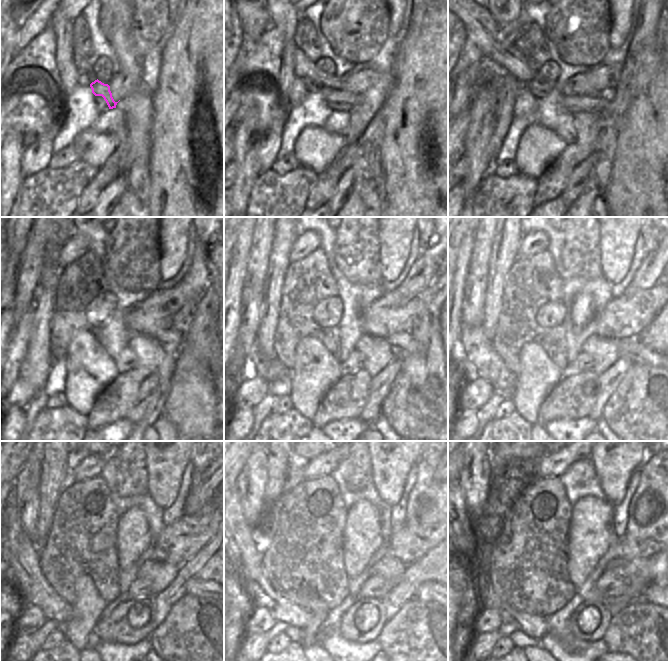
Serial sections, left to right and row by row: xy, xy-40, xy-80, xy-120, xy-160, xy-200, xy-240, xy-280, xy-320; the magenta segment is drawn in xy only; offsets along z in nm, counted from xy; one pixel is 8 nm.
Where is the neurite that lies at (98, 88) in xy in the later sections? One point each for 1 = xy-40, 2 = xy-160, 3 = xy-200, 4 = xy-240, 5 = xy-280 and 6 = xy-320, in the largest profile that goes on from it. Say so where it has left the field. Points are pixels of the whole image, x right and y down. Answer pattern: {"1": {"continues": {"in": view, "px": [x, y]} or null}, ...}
{"1": {"continues": {"in": "xy-40", "px": [338, 99]}}, "2": {"continues": {"in": "xy-160", "px": [402, 344]}}, "3": {"continues": {"in": "xy-200", "px": [631, 347]}}, "4": {"continues": {"in": "xy-240", "px": [203, 588]}}, "5": {"continues": {"in": "xy-280", "px": [427, 592]}}, "6": {"continues": {"in": "xy-320", "px": [651, 593]}}}

